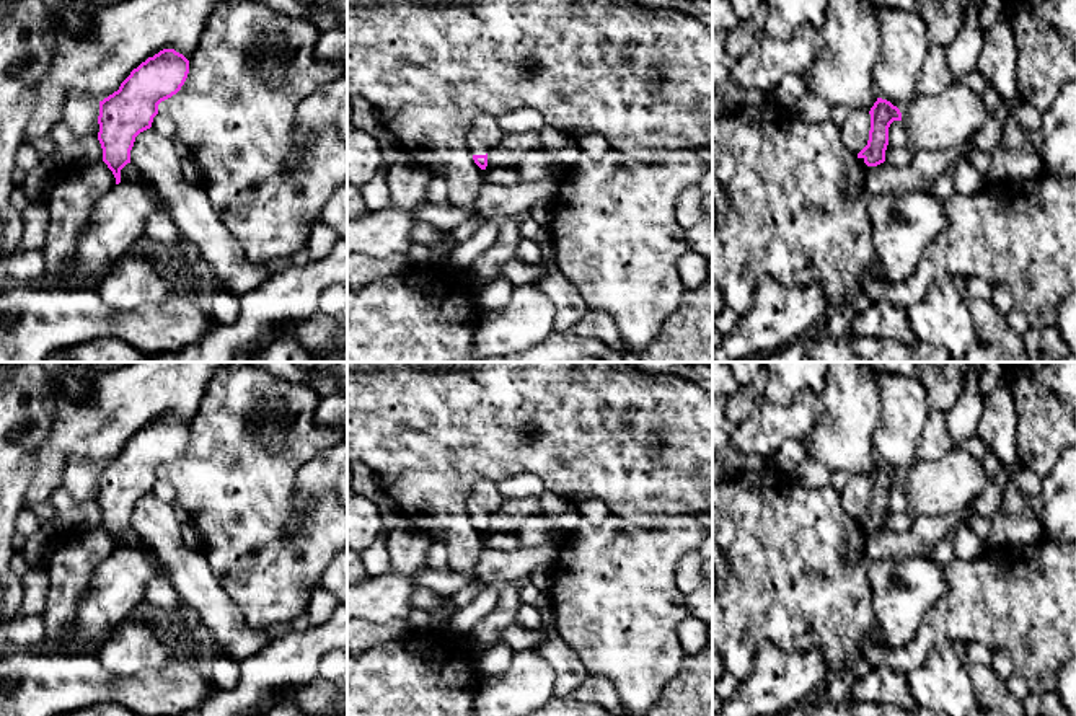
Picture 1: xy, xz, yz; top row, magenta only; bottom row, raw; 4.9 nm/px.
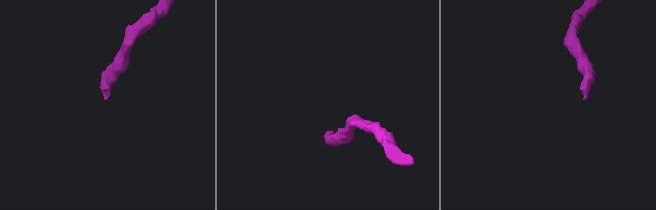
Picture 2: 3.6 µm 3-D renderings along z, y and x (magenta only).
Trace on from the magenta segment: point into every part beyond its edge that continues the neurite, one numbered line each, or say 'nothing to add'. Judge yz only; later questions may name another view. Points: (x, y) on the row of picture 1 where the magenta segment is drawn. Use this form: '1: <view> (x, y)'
1: yz (856, 173)

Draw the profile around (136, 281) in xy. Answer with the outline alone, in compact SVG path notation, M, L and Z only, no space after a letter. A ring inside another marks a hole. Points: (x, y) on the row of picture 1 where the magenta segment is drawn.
M130 250L103 277L96 292L114 310L135 310L166 302L173 292L173 282L161 261L153 263L145 254Z

